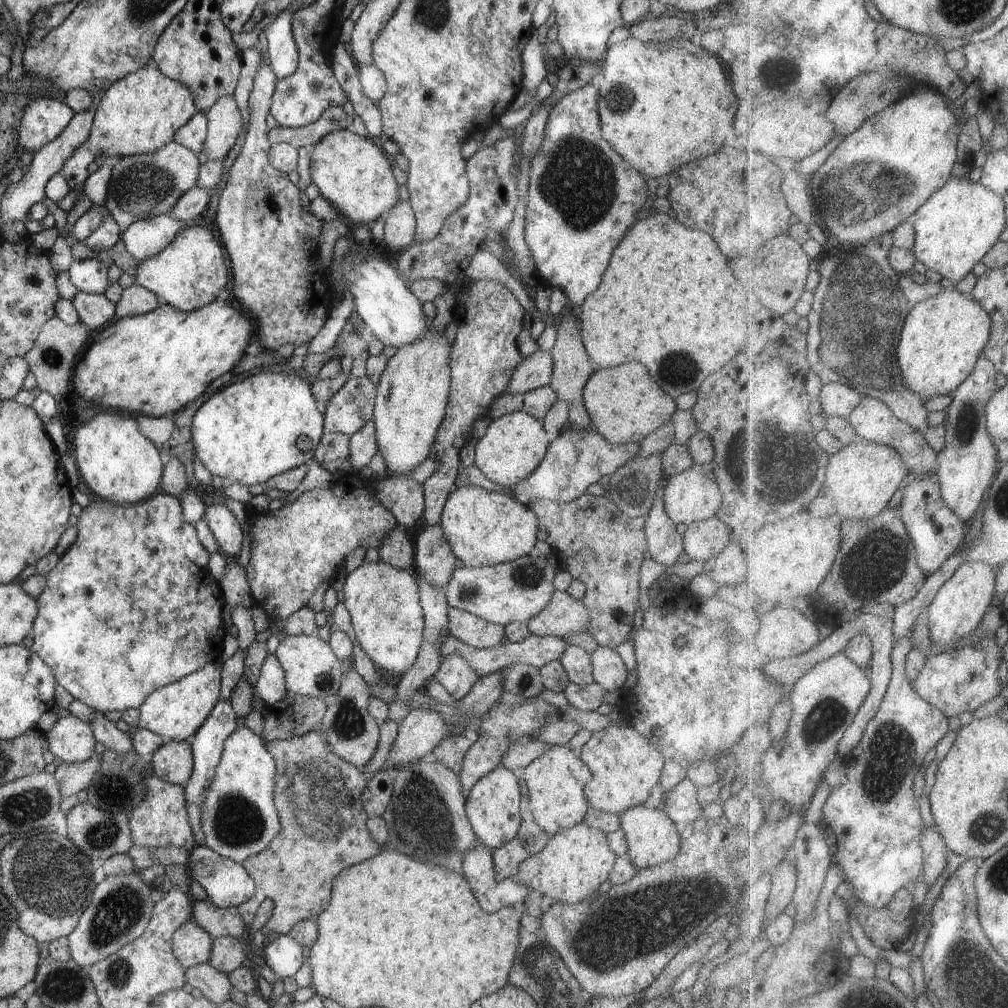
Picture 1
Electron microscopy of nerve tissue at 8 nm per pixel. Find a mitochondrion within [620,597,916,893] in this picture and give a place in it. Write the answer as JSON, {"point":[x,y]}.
{"point":[884,766]}

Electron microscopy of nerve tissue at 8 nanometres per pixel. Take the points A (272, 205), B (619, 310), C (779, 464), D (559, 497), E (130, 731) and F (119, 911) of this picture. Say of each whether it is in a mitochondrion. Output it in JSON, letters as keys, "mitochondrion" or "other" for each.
{"A":"mitochondrion","B":"other","C":"mitochondrion","D":"other","E":"other","F":"mitochondrion"}

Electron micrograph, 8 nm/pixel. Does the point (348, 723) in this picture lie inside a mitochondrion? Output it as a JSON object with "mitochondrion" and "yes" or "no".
{"mitochondrion":"yes"}

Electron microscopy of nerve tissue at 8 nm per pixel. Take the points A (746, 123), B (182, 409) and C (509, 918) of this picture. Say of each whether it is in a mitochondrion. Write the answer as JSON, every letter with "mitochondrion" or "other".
{"A":"other","B":"other","C":"other"}

